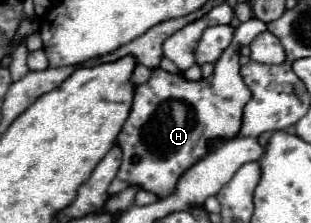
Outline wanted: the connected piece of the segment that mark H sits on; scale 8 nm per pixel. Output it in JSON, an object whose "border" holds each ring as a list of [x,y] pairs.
{"border":[[[255,17],[241,23],[209,77],[187,81],[183,75],[167,73],[157,67],[147,83],[135,87],[131,113],[117,137],[117,145],[123,149],[123,161],[109,185],[109,195],[137,185],[161,199],[169,197],[177,191],[181,175],[213,153],[213,149],[209,149],[211,141],[231,141],[237,137],[241,131],[241,113],[251,97],[249,87],[239,73],[239,49],[251,45],[263,31],[267,31],[267,25]]]}

